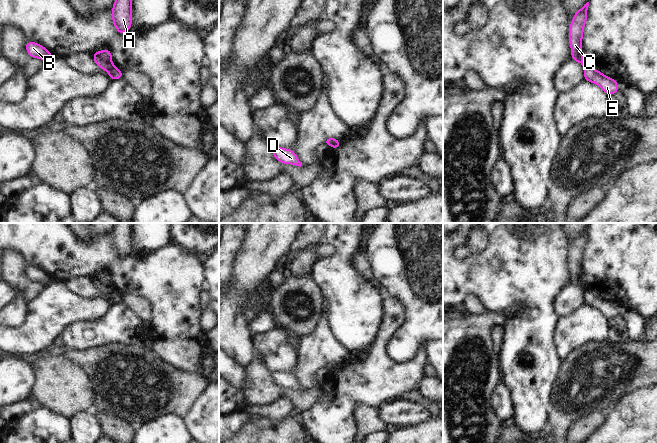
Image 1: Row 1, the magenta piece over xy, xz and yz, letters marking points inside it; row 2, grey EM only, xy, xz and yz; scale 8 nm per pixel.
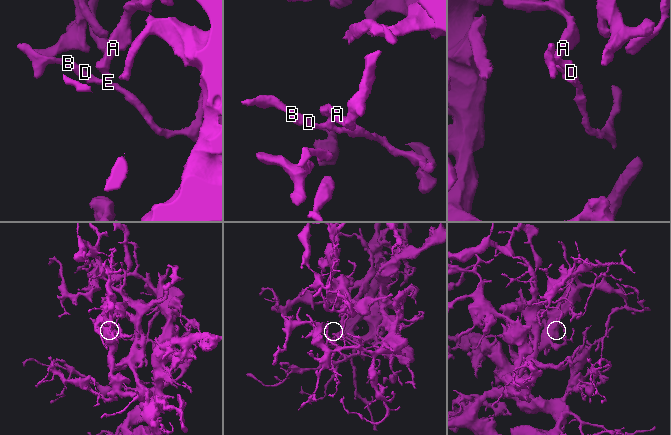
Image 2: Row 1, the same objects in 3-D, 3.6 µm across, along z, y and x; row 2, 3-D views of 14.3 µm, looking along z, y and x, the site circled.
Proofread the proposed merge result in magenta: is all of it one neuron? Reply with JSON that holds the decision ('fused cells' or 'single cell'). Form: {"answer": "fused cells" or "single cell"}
{"answer": "fused cells"}

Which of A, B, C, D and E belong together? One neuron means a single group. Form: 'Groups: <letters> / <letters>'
Groups: A C / B D E.

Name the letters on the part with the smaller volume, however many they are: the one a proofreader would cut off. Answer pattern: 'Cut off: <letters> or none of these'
Cut off: B, D, E.

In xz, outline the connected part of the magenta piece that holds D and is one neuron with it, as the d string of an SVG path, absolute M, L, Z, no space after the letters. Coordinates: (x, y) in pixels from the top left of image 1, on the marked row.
M274 147L271 148L273 157L282 164L291 164L301 167L302 164L299 161L296 153L287 148Z

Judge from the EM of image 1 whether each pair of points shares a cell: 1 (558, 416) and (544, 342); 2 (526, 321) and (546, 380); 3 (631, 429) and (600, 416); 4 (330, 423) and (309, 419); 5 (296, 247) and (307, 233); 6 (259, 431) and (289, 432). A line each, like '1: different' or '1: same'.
1: different
2: same
3: different
4: same
5: same
6: same

